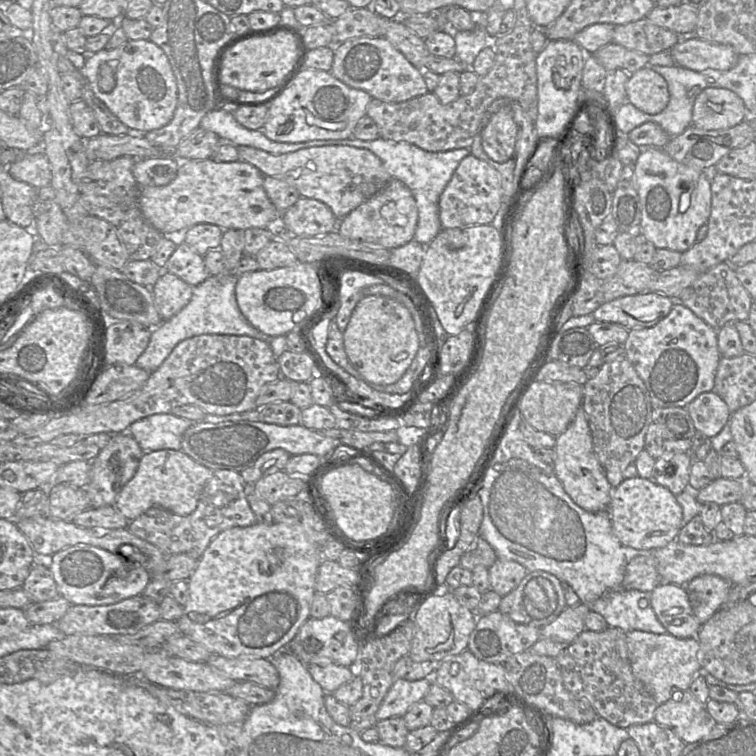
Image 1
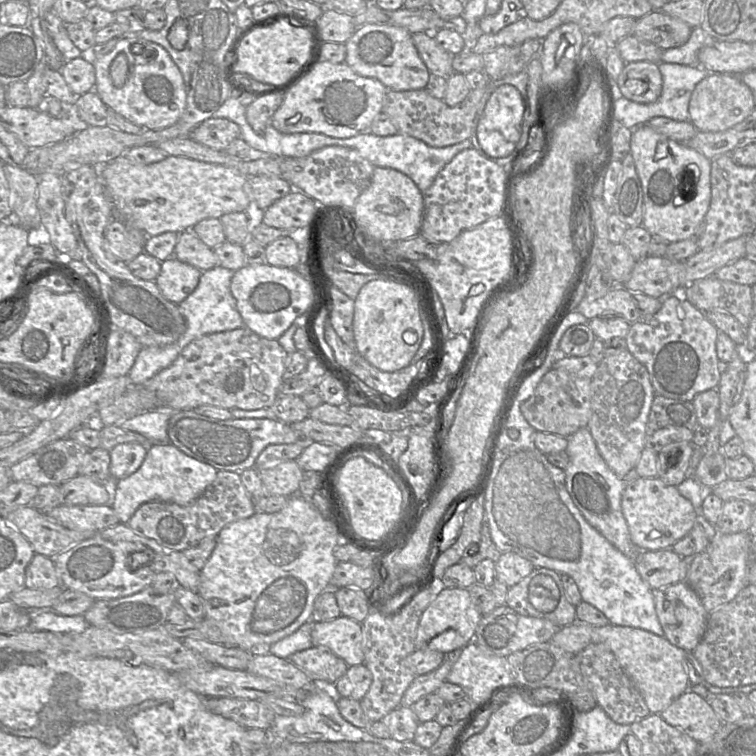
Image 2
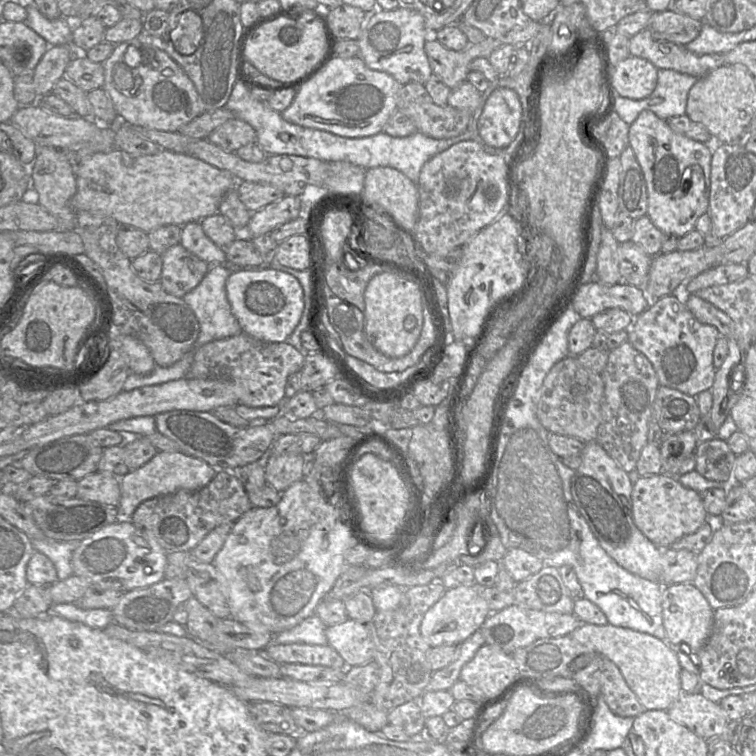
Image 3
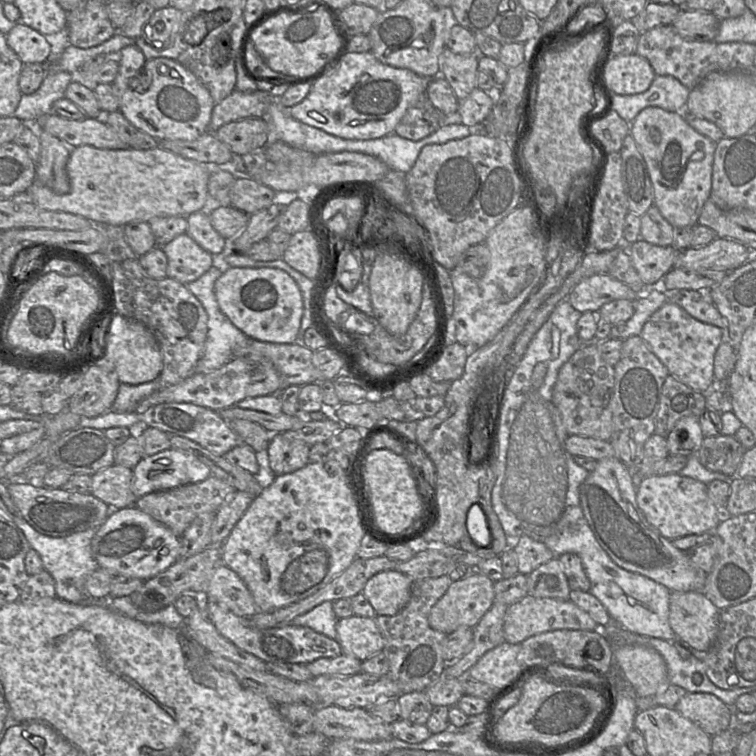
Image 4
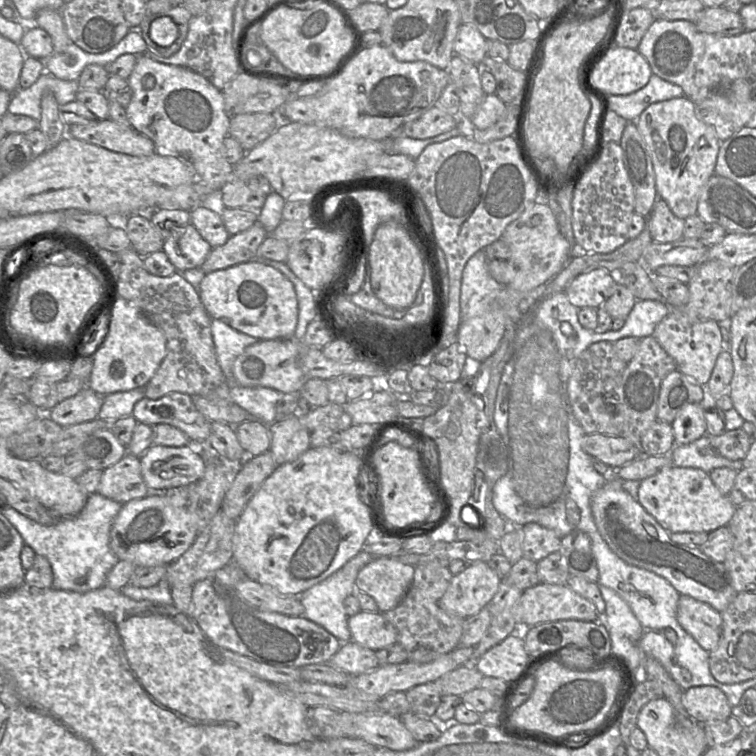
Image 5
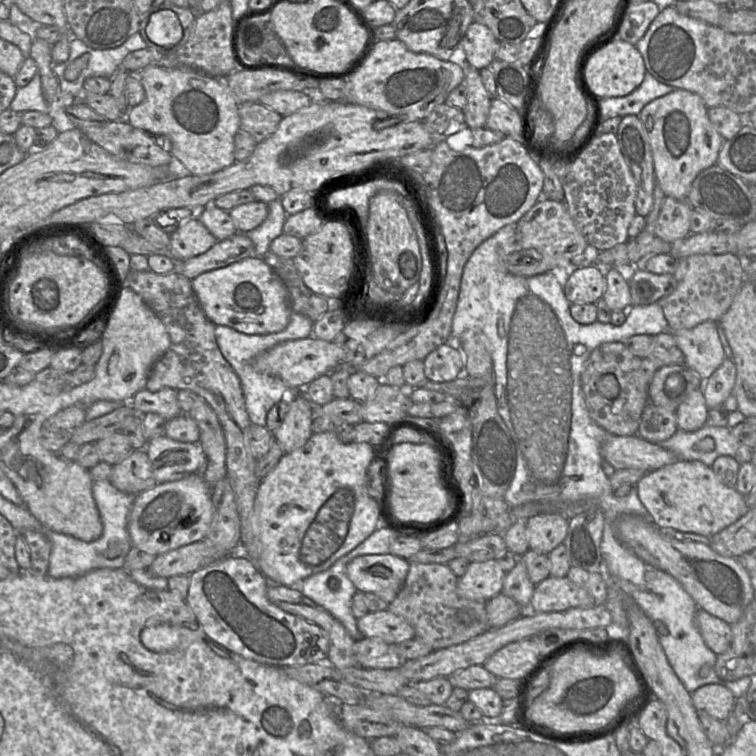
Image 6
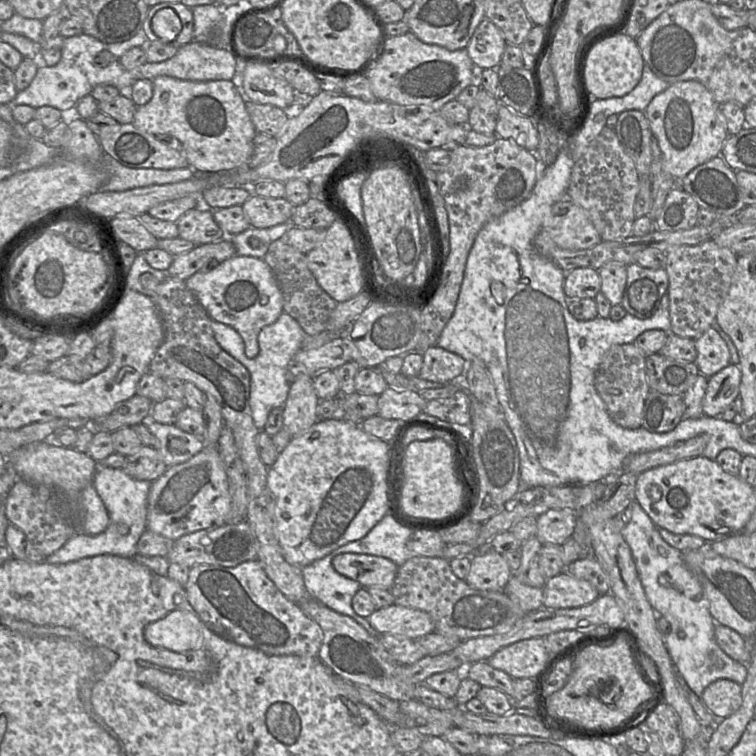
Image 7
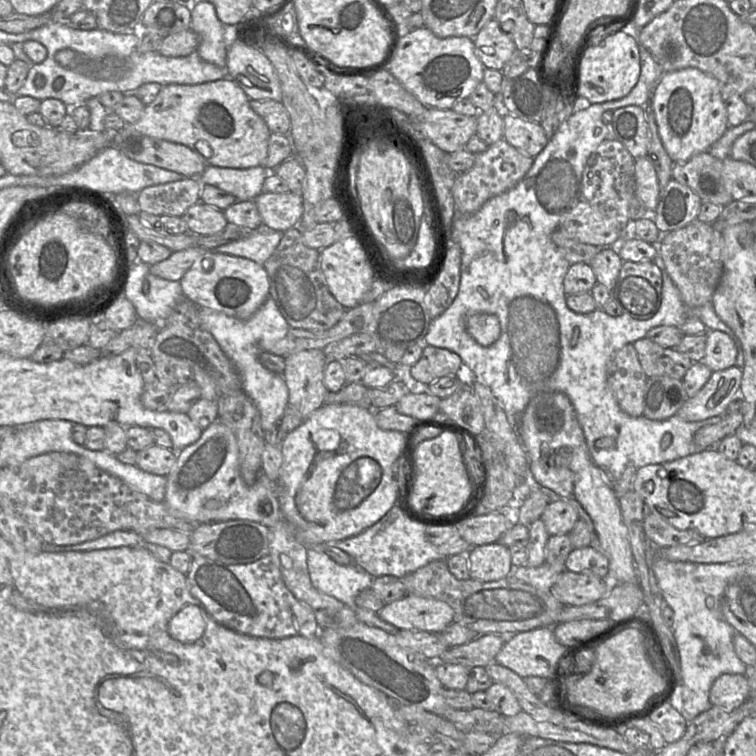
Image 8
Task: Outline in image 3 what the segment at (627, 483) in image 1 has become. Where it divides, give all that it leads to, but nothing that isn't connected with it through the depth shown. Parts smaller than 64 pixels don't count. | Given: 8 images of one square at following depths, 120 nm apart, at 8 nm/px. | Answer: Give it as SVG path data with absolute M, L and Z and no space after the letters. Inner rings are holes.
M664 473L641 477L632 487L631 499L634 524L659 548L668 548L694 533L708 517L702 495L684 487L677 477Z

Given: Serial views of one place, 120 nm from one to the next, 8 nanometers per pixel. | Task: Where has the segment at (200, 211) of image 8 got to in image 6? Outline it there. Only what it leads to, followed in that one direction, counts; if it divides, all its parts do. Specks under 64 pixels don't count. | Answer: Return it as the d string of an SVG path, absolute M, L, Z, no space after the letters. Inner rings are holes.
M189 218L170 234L169 249L172 259L185 261L206 252L217 241L199 218Z

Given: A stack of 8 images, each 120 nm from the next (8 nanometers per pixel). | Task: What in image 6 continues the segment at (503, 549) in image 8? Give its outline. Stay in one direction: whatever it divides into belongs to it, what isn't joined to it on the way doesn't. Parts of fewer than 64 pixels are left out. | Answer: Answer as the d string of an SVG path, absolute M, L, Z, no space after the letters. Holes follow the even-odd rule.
M496 559L470 562L465 573L458 578L457 592L461 597L487 601L502 591L506 572L502 570Z

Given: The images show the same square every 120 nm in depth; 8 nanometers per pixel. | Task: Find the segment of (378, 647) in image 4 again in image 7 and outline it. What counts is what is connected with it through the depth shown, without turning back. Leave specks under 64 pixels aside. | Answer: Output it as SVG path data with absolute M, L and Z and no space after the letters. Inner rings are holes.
M395 603L376 609L367 620L381 634L389 633L410 639L434 631L434 621L427 612Z

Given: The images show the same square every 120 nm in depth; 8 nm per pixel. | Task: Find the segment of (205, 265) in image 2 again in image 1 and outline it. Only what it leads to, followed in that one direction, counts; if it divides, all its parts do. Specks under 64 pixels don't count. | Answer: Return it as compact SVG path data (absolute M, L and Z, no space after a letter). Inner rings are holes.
M182 241L168 259L165 269L193 287L210 276L203 256Z

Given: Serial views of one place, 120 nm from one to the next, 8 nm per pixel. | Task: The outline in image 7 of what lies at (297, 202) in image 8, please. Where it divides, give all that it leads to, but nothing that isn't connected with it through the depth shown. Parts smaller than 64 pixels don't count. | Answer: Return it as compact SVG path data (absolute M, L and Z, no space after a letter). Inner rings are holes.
M252 194L242 205L251 227L268 228L290 222L294 205L285 197L265 198Z

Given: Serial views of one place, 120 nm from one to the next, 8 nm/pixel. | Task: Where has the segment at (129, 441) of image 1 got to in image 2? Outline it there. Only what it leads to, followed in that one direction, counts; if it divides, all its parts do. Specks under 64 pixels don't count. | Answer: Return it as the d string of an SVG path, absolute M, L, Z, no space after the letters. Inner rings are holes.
M123 443L110 451L110 475L113 480L128 477L143 463L147 447L139 443Z

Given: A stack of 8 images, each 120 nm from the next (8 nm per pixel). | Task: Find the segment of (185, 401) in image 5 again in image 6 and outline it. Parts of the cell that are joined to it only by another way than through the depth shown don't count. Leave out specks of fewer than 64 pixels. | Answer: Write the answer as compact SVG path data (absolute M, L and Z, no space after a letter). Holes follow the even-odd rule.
M166 387L157 392L150 392L144 388L138 391L129 402L139 415L152 412L170 420L183 413L177 400L177 391Z

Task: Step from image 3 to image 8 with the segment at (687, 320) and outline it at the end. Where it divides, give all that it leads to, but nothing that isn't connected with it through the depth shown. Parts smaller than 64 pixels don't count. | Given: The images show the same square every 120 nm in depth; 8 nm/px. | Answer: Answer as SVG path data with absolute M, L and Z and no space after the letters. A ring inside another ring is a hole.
M707 330L706 333L705 356L702 362L712 372L735 366L738 351L733 339L719 330Z

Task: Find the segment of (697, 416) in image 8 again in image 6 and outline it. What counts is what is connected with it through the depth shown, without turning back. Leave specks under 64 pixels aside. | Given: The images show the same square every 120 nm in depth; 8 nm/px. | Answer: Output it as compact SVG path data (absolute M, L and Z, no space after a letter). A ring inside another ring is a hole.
M726 357L708 380L701 379L700 389L708 409L723 406L724 401L732 395L736 374L736 364L732 359Z

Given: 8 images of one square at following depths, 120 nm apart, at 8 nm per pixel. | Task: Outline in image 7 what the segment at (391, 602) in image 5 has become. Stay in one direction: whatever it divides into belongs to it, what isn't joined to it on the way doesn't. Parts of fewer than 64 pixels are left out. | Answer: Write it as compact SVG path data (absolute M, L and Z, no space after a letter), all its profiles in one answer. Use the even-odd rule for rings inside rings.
M358 553L339 554L333 558L332 565L339 574L359 582L363 588L376 586L384 589L391 589L399 568L385 557Z

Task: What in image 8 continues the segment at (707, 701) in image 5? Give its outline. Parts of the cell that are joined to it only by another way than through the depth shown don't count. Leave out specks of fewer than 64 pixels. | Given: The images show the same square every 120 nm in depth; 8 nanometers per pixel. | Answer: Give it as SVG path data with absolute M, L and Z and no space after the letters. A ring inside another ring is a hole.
M721 674L712 684L709 699L712 706L732 711L742 705L751 695L745 674Z

